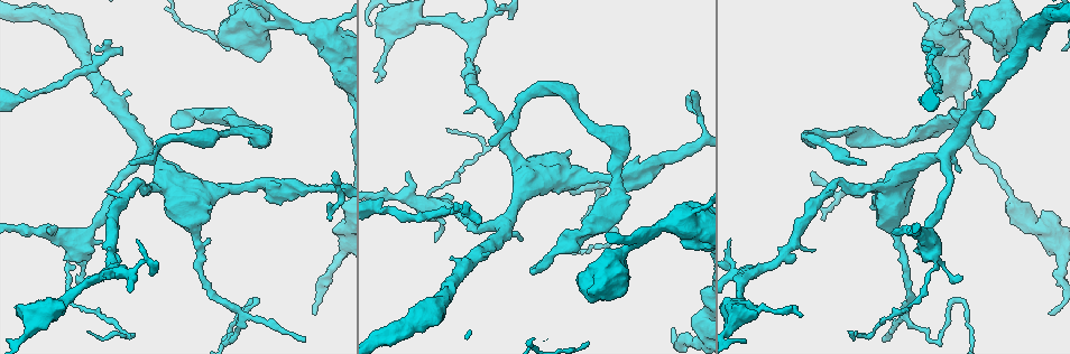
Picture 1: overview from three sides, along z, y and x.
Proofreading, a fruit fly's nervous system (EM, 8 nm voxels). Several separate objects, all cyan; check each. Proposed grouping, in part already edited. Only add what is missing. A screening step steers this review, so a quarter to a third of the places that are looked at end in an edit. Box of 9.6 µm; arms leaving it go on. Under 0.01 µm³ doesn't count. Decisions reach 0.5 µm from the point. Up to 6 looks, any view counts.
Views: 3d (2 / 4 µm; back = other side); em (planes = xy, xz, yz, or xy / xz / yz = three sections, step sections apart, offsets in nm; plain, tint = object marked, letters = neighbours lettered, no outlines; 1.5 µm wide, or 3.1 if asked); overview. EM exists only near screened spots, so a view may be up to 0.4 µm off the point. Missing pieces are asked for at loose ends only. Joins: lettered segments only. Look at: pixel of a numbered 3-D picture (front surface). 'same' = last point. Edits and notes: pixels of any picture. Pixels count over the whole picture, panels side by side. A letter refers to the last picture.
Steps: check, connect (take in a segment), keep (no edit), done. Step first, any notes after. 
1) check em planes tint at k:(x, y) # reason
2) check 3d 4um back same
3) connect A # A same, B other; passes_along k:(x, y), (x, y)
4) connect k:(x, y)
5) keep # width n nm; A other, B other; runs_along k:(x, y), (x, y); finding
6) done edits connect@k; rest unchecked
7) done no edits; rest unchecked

check em yz step 8 tint at 1:(1052, 315) # an open end

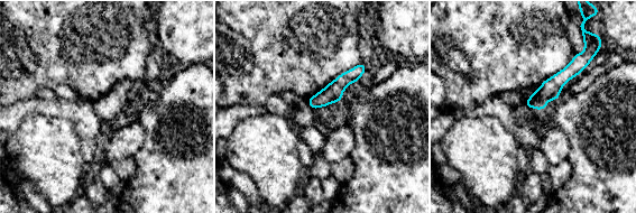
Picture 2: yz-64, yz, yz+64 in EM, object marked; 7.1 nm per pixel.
check em planes letters same # cut it another way

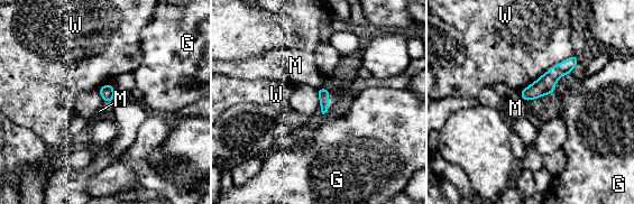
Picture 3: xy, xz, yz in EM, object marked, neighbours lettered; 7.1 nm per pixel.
keep # G other, M other, W other; border 3:(518, 92), (525, 102); none of them fits

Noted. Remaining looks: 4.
check 3d 2um at 1:(174, 123) # free end

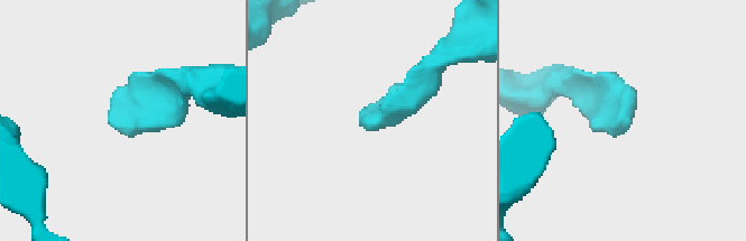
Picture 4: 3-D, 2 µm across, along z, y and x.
check em planes plain at 4:(112, 121)

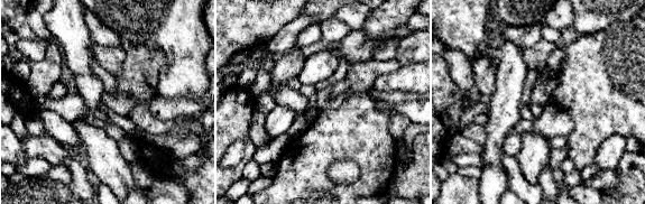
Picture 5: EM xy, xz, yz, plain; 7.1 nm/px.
check em planes letters same # what lies round it

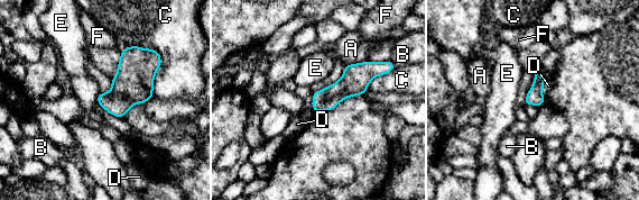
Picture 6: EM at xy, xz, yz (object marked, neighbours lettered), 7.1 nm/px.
keep # longest_contact C 340 nm; A other, B other, C other, D other, E other, F other; border 6:(547, 79), (542, 90), (544, 98); none of them fits

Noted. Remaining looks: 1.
done no edits; rest unchecked

